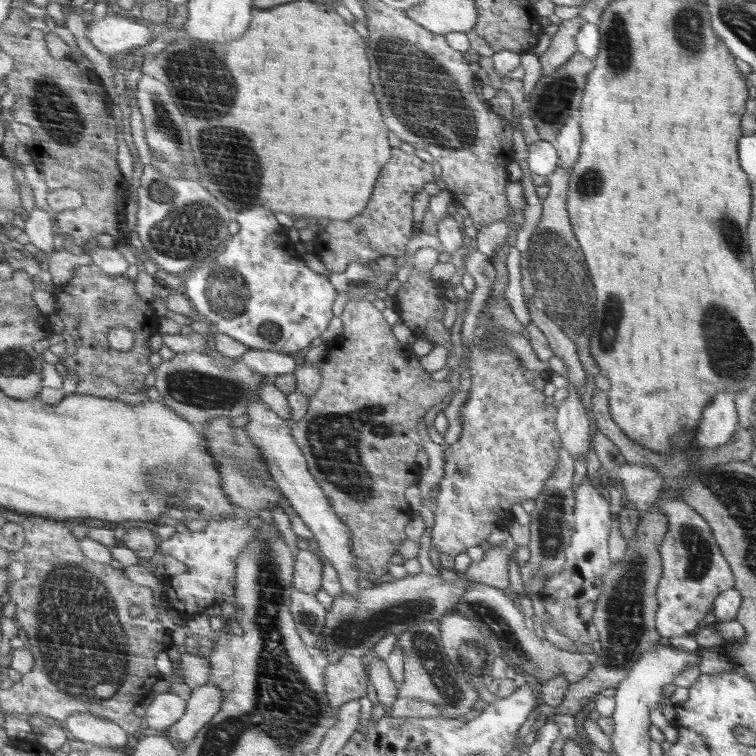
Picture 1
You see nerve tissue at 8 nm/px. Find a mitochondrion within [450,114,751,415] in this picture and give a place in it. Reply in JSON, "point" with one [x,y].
{"point":[557,266]}

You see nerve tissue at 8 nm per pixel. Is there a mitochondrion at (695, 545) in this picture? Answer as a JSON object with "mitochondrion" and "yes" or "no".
{"mitochondrion":"yes"}

